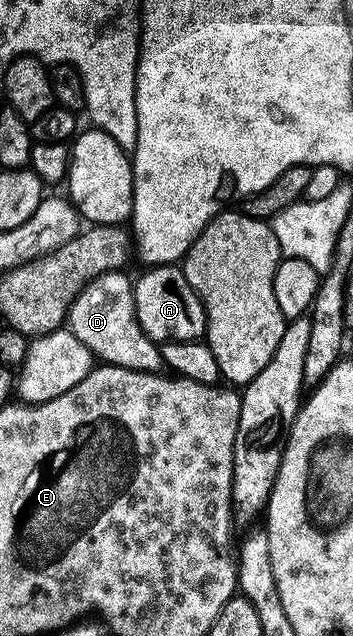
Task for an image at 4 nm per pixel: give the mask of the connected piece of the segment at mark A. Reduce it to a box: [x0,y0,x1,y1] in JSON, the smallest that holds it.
[134,265,208,345]

